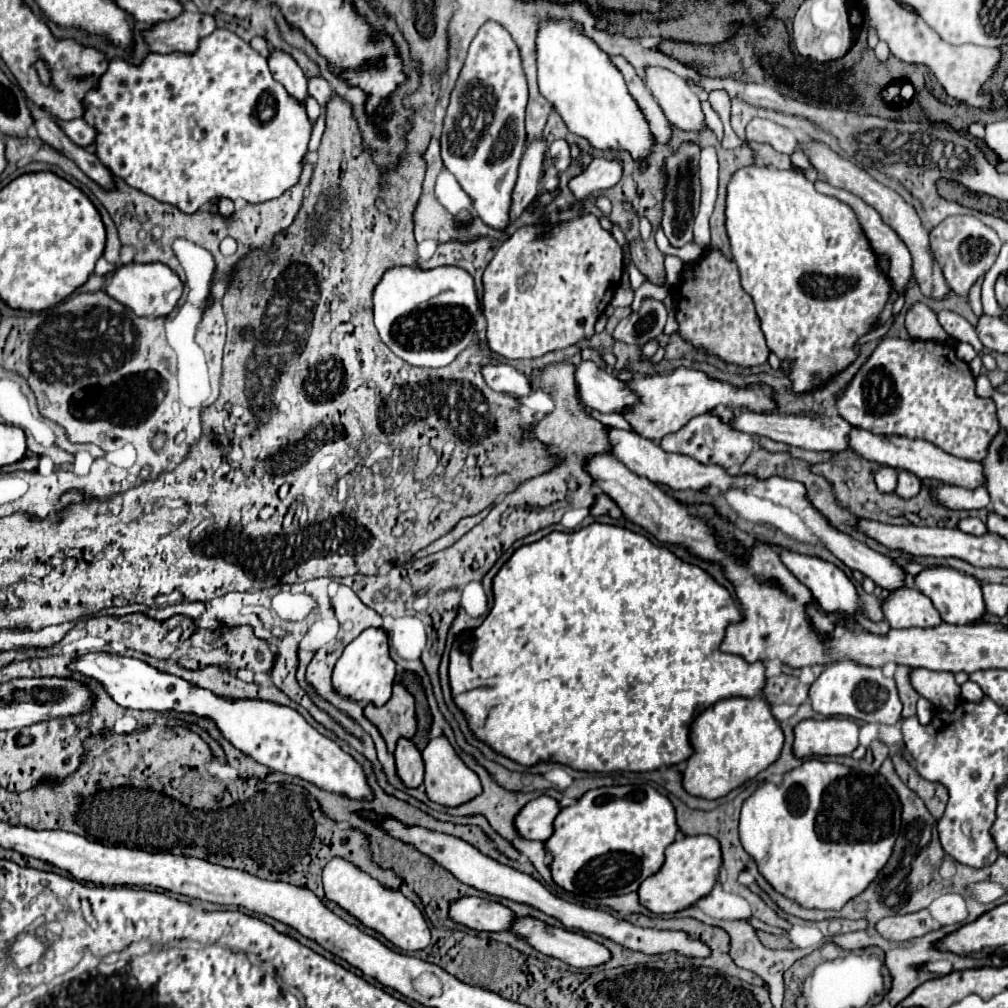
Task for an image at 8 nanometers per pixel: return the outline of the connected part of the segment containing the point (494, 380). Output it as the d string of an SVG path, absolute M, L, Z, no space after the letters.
M508 363L486 365L482 369L482 373L484 373L484 381L494 391L510 393L510 395L516 395L516 397L534 395L534 387L530 383L530 377L526 373L520 373L516 367L508 365Z

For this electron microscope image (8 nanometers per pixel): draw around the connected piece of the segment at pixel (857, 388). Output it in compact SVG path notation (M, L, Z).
M882 339L870 359L862 365L850 387L840 395L836 403L838 415L854 427L866 429L874 435L898 435L908 439L924 439L940 447L942 451L982 461L988 455L992 439L998 435L1000 425L996 419L996 405L992 399L980 399L976 395L976 381L966 361L956 357L950 343L918 341L918 339Z

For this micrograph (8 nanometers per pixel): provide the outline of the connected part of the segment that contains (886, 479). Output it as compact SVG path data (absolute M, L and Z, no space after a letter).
M880 467L876 473L876 485L880 493L894 493L896 489L896 469L892 467Z

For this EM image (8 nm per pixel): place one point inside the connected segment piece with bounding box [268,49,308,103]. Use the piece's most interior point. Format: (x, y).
(283, 67)

